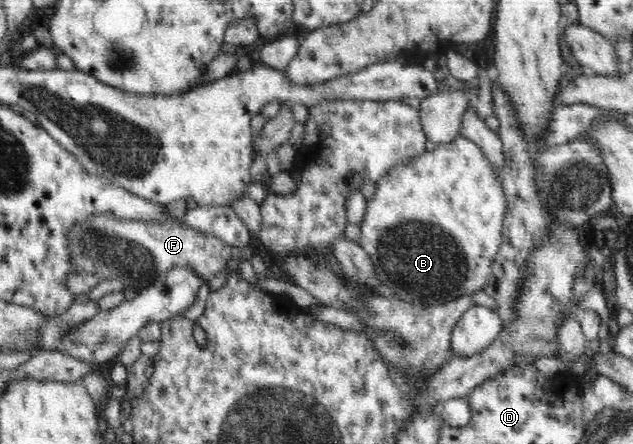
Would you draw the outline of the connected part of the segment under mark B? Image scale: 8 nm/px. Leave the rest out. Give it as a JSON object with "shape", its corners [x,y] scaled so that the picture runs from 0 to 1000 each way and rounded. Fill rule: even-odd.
{"shape":[[[725,304],[709,322],[675,331],[668,349],[649,358],[649,367],[643,367],[643,372],[618,376],[618,385],[611,385],[611,394],[605,394],[592,412],[592,432],[578,455],[577,484],[570,502],[566,502],[570,525],[567,525],[564,547],[578,565],[586,592],[591,595],[591,613],[600,640],[611,646],[619,664],[626,664],[630,673],[656,689],[684,691],[725,673],[724,669],[733,664],[746,664],[763,651],[763,640],[776,615],[779,586],[793,545],[793,507],[801,475],[801,450],[795,430],[793,405],[776,383],[769,351],[763,349],[763,340],[749,318]]]}

